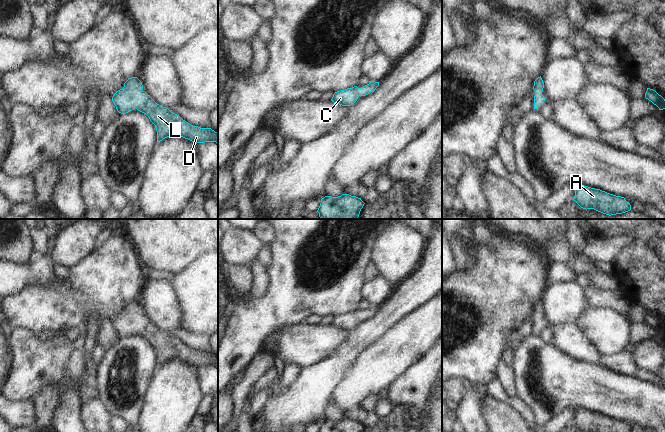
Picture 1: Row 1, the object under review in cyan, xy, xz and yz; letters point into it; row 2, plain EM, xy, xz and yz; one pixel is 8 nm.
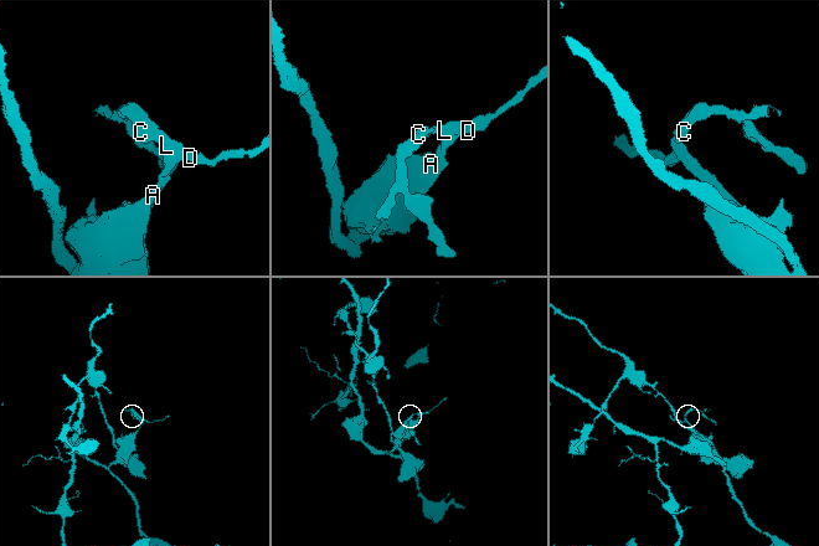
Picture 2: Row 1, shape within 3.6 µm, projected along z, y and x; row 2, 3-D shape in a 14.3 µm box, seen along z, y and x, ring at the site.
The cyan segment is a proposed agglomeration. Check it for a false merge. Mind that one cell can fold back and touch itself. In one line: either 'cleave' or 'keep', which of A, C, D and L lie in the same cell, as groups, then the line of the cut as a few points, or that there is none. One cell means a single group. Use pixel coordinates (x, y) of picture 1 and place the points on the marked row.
keep; groups A C D L; cut none

